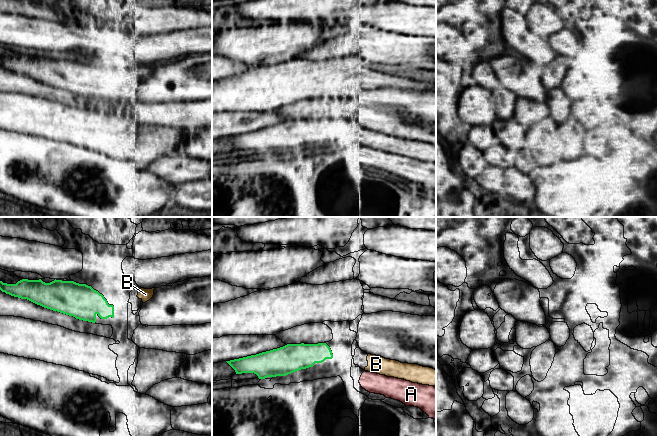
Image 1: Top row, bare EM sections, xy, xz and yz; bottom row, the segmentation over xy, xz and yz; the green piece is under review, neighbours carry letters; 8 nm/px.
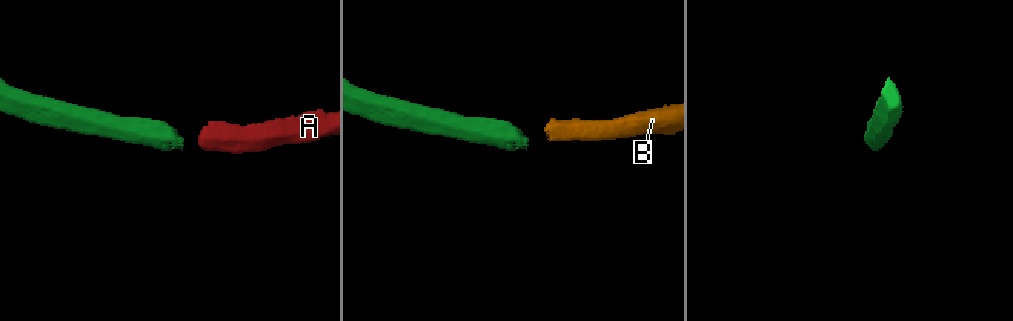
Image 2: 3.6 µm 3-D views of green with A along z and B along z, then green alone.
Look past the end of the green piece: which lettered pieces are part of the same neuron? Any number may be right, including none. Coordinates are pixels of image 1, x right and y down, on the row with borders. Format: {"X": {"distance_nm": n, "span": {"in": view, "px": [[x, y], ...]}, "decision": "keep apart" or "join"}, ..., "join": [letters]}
{"A": {"distance_nm": 280, "span": {"in": "xz", "px": [[332, 357], [362, 373]]}, "decision": "join"}, "B": {"distance_nm": 200, "span": {"in": "xy", "px": [[113, 306], [137, 296]]}, "decision": "keep apart"}, "join": ["A"]}

